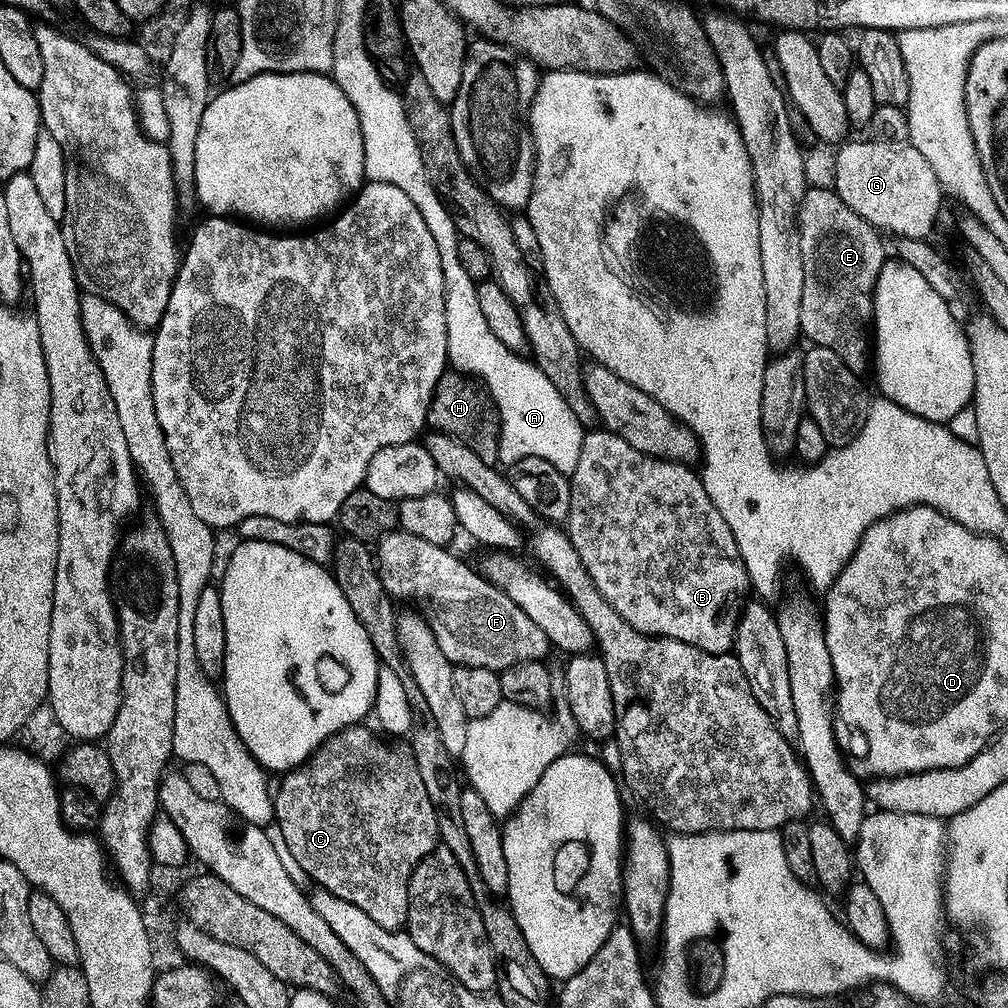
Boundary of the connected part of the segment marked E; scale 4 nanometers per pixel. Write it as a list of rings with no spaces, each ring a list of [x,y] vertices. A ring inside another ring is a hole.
[[[808,186],[805,190],[805,197],[802,198],[802,204],[800,206],[799,214],[799,232],[800,242],[802,250],[802,267],[805,270],[805,282],[802,287],[802,300],[801,300],[801,333],[806,337],[809,336],[814,343],[817,344],[817,349],[827,350],[831,355],[841,359],[846,364],[848,370],[857,374],[863,374],[864,371],[869,371],[870,368],[870,325],[873,323],[872,319],[872,296],[876,292],[876,283],[878,282],[878,274],[882,270],[886,259],[886,253],[884,253],[884,244],[880,241],[881,233],[878,229],[866,220],[866,218],[860,217],[854,212],[839,197],[839,194],[835,192],[831,187],[827,188],[814,188],[814,186]]]

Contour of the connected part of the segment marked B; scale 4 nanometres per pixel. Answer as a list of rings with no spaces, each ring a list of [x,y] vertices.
[[[588,430],[584,434],[576,465],[570,471],[572,488],[566,531],[594,586],[634,630],[690,642],[698,650],[732,652],[736,624],[750,583],[734,534],[728,529],[726,518],[718,514],[718,506],[704,493],[699,475],[687,464],[634,450],[630,442],[610,431]]]

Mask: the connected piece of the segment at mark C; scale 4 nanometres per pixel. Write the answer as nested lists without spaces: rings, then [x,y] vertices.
[[[353,726],[344,728],[341,732],[335,732],[333,736],[320,743],[319,748],[300,765],[293,768],[291,772],[283,773],[280,789],[274,792],[274,822],[282,828],[283,847],[287,855],[292,855],[291,863],[301,868],[312,880],[317,880],[319,887],[325,892],[332,892],[338,898],[358,906],[358,910],[370,914],[378,926],[400,930],[408,922],[408,883],[412,877],[412,871],[438,846],[440,840],[438,822],[435,818],[434,805],[430,802],[429,795],[426,794],[425,783],[422,782],[421,771],[418,770],[418,762],[412,753],[412,748],[408,742],[400,738],[385,738],[383,735],[375,736],[370,729],[365,726]]]

